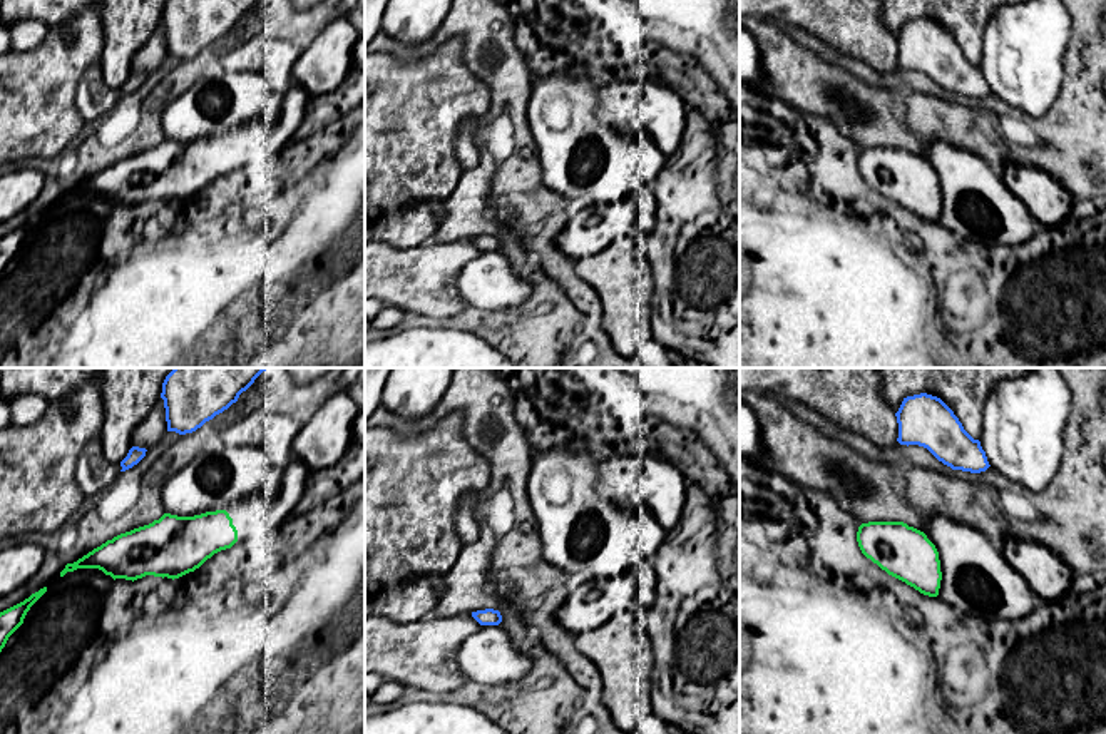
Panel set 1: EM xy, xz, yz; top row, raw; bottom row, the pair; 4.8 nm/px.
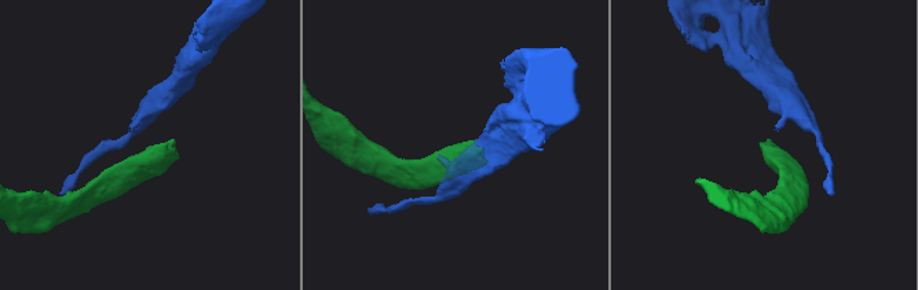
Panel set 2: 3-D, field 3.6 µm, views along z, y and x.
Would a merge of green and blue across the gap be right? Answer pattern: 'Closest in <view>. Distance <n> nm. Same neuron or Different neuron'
Closest in xy. Distance 280 nm. Different neuron

